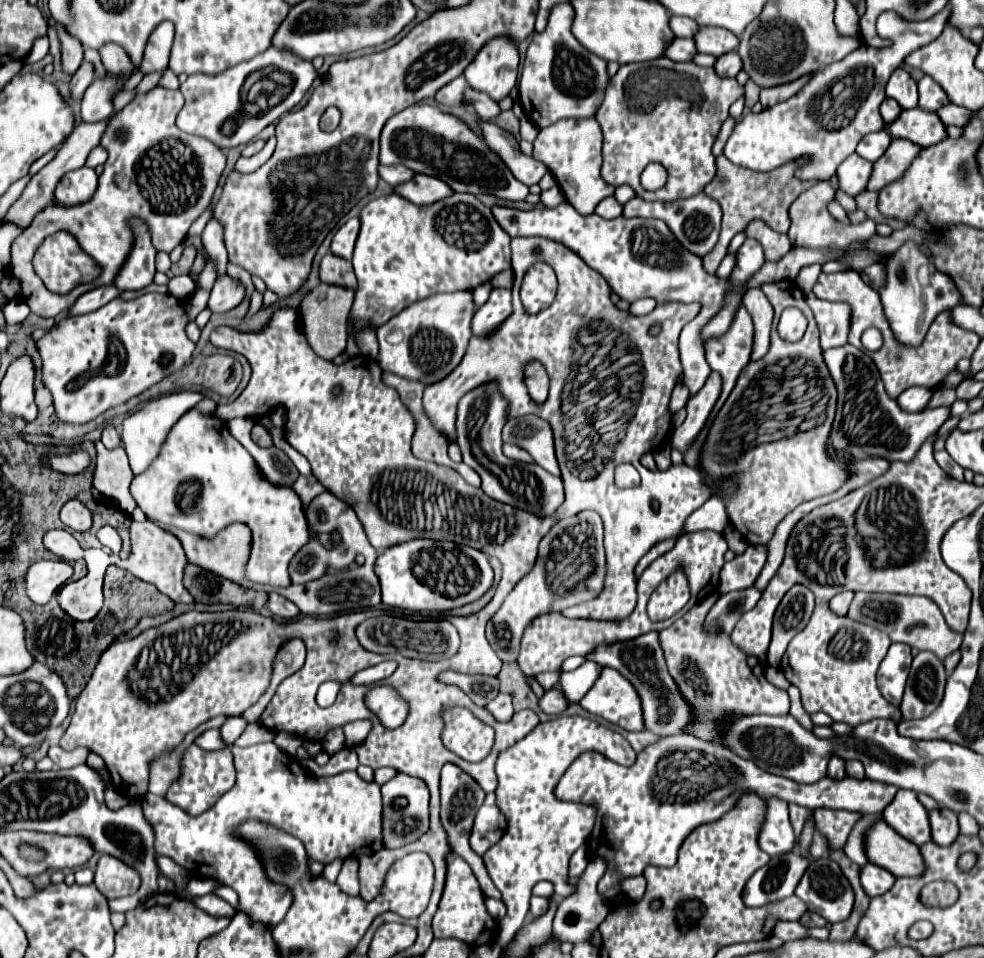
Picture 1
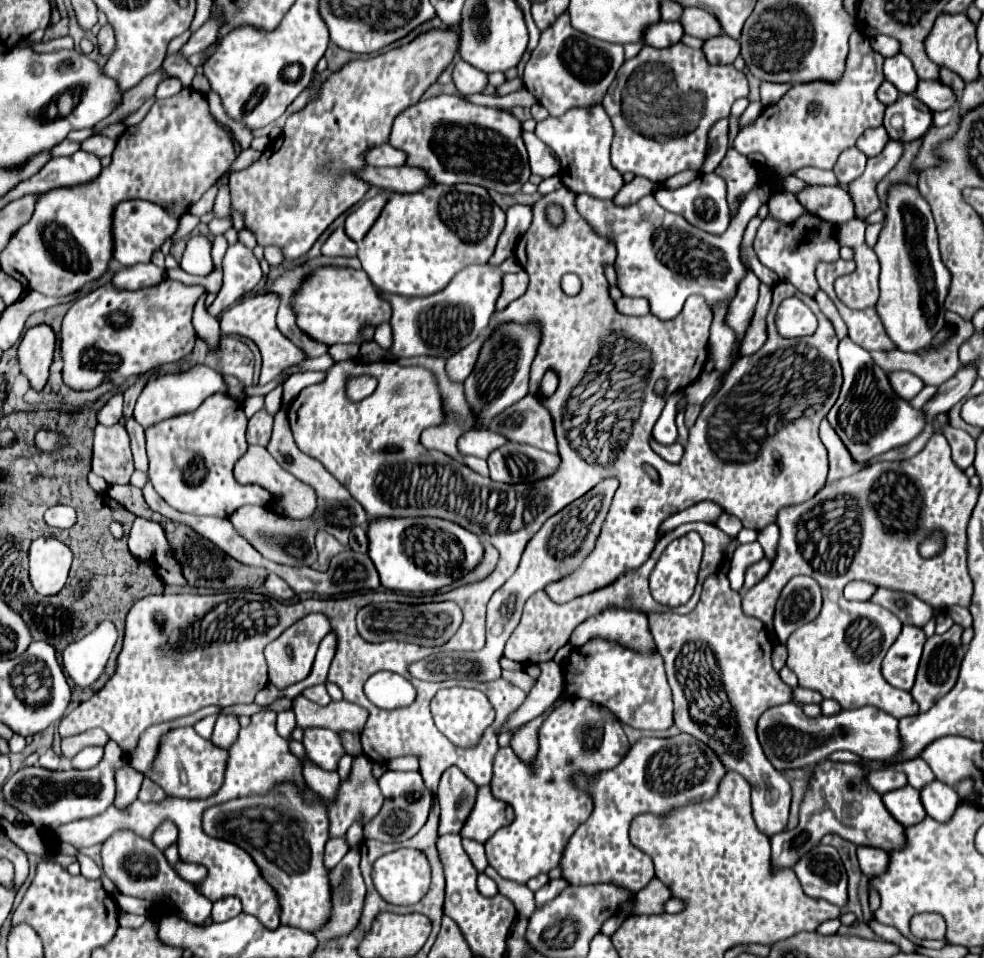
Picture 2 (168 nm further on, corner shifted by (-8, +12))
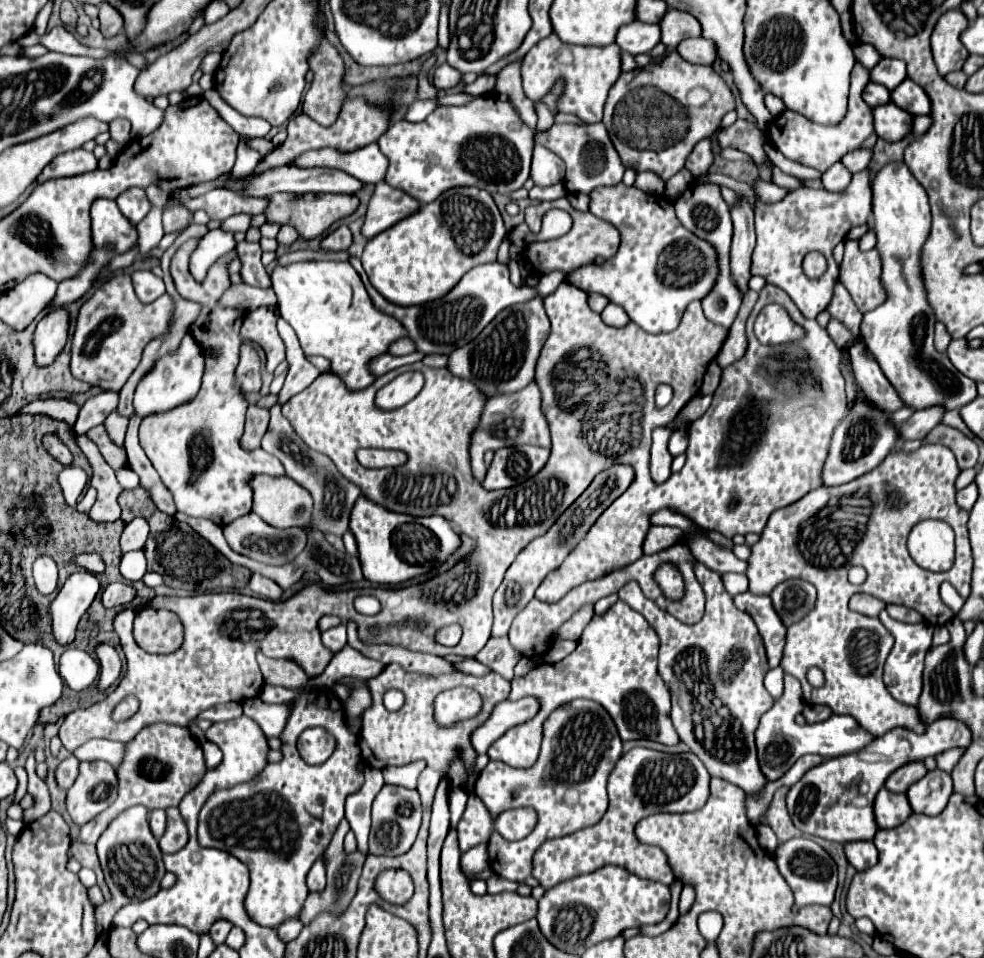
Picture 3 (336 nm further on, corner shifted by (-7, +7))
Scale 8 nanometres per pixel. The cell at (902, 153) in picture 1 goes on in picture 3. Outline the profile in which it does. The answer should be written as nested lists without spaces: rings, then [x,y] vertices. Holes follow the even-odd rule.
[[[867,170],[853,174],[847,190],[831,194],[823,188],[797,188],[783,200],[765,204],[755,194],[755,232],[757,244],[753,250],[751,274],[765,278],[765,282],[783,288],[797,304],[805,318],[817,318],[829,302],[839,276],[839,266],[833,260],[833,248],[845,240],[845,234],[871,218],[871,178]],[[807,252],[821,252],[827,258],[823,276],[811,280],[803,274],[803,258]]]

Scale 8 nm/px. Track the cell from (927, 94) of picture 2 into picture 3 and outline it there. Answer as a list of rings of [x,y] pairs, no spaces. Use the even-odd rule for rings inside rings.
[[[905,78],[891,92],[891,102],[897,104],[901,110],[913,114],[913,116],[917,116],[917,114],[929,114],[929,110],[931,110],[931,102],[929,102],[925,90],[921,90],[921,86],[917,86],[909,78]]]

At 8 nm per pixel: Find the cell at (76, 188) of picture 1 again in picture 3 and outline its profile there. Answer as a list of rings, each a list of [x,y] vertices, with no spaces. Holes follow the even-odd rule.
[[[83,148],[61,154],[59,158],[53,158],[43,172],[39,174],[37,182],[45,182],[49,178],[63,178],[63,176],[77,176],[77,174],[85,174],[97,168],[97,158],[93,152],[87,152]]]

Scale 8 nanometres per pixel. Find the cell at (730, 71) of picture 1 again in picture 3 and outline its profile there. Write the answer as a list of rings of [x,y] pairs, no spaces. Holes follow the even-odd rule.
[[[687,38],[683,42],[679,42],[677,52],[681,58],[685,58],[687,62],[693,64],[713,64],[717,60],[717,50],[713,46],[711,40],[705,38]]]

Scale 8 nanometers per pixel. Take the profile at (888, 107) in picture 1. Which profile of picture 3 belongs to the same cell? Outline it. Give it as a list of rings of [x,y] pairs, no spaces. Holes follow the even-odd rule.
[[[869,82],[863,90],[863,100],[875,108],[875,106],[881,106],[881,104],[887,104],[889,102],[889,92],[885,86],[879,86],[875,82]]]

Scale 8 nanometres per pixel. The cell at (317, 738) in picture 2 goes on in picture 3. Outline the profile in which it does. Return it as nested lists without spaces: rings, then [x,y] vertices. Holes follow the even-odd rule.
[[[263,684],[257,698],[291,708],[287,724],[279,734],[283,758],[277,764],[265,766],[251,782],[215,790],[207,798],[199,812],[199,844],[227,850],[249,868],[251,884],[243,902],[245,910],[253,922],[275,928],[289,916],[299,916],[307,898],[305,876],[313,862],[321,858],[343,820],[347,794],[363,786],[363,772],[357,768],[361,762],[357,736],[343,720],[343,702],[333,688],[291,690]],[[309,726],[327,728],[337,740],[333,756],[319,766],[305,764],[295,746],[299,734]]]

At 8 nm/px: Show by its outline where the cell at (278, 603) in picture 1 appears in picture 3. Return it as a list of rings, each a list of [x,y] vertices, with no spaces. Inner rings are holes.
[[[251,574],[251,580],[247,584],[259,598],[267,598],[267,600],[279,600],[283,590],[279,588],[279,584],[275,584],[273,580],[261,576],[261,574]]]

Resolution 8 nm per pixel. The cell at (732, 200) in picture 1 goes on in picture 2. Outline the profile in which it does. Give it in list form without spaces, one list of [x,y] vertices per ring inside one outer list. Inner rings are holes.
[[[728,149],[726,157],[714,171],[720,175],[726,185],[728,185],[728,205],[730,205],[730,215],[736,217],[740,199],[748,195],[752,189],[762,185],[762,171],[756,167],[748,157],[736,153],[736,149]]]

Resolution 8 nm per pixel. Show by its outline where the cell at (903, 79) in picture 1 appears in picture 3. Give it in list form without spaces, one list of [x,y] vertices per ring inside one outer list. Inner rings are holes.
[[[881,58],[877,62],[877,66],[873,66],[869,70],[869,76],[871,76],[871,82],[877,82],[877,84],[885,86],[887,90],[895,90],[895,86],[899,86],[899,82],[903,82],[907,78],[905,62],[893,60],[893,58]]]

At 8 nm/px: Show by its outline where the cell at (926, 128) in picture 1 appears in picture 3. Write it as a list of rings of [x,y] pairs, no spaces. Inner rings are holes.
[[[883,104],[873,108],[873,126],[879,138],[887,142],[897,142],[911,132],[911,114],[899,110],[895,104]]]

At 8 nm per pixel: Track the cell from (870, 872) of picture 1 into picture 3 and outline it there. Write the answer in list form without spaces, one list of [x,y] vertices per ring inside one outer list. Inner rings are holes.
[[[859,840],[859,842],[845,844],[845,856],[847,856],[849,864],[853,864],[857,870],[867,870],[867,868],[875,866],[879,854],[877,854],[873,842]]]

